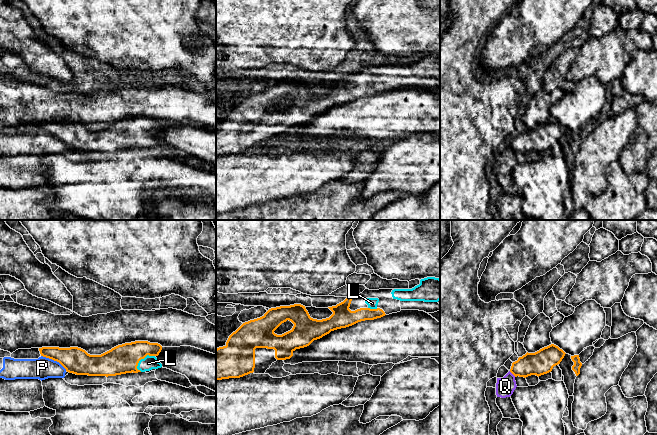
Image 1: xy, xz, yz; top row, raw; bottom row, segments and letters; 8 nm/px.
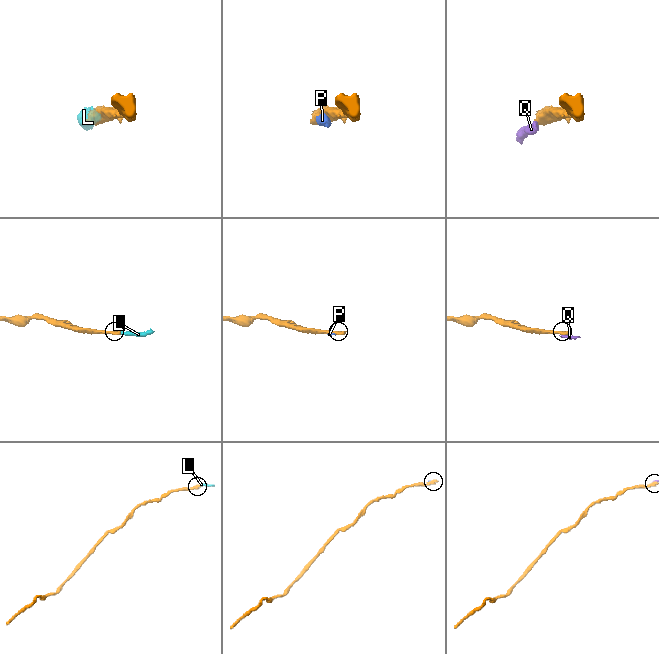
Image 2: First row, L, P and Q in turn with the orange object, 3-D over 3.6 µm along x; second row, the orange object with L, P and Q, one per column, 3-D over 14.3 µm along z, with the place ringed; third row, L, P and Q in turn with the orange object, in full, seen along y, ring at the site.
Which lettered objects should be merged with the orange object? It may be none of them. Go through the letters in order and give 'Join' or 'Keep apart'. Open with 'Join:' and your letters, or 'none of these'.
Join: L
L: Join
P: Keep apart
Q: Keep apart

